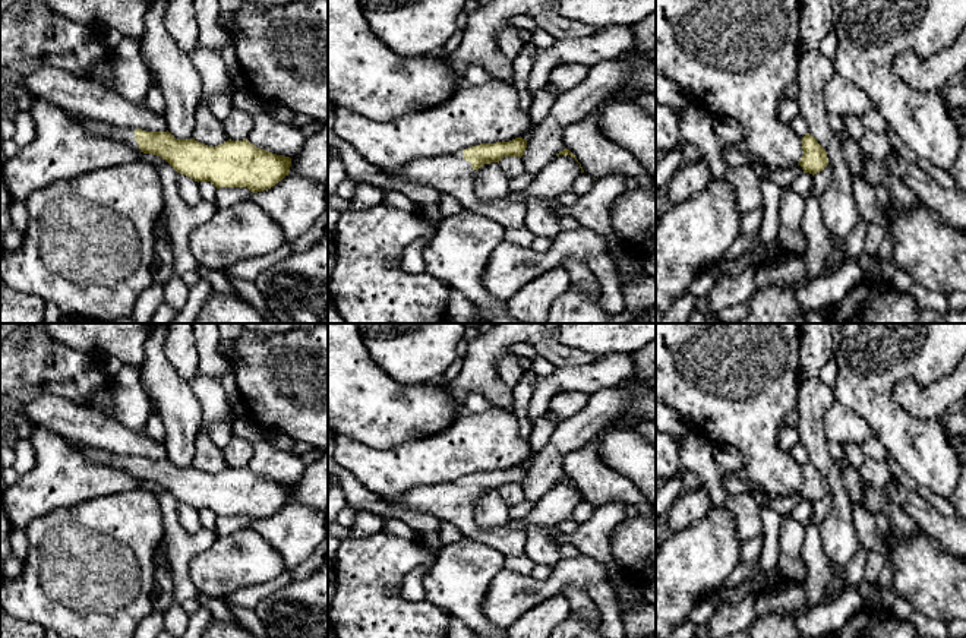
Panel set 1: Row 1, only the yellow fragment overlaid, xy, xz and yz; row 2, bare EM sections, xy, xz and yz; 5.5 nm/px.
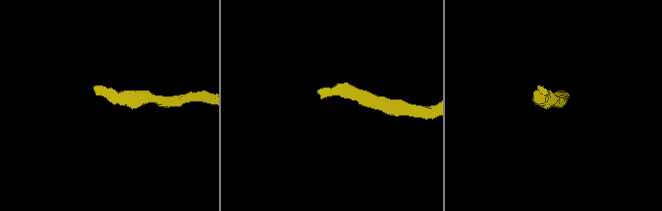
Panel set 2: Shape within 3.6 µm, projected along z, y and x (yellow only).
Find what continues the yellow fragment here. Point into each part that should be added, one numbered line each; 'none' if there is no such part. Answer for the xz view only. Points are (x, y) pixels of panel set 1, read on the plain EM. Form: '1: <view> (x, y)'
1: xz (451, 502)

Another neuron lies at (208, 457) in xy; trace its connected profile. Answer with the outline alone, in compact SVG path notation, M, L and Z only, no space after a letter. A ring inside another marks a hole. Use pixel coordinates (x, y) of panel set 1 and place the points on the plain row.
M199 432L196 436L193 467L208 474L218 474L228 468L222 449L208 433Z

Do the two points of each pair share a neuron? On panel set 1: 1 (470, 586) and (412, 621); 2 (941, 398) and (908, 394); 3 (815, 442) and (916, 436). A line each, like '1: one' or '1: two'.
1: two
2: one
3: two

